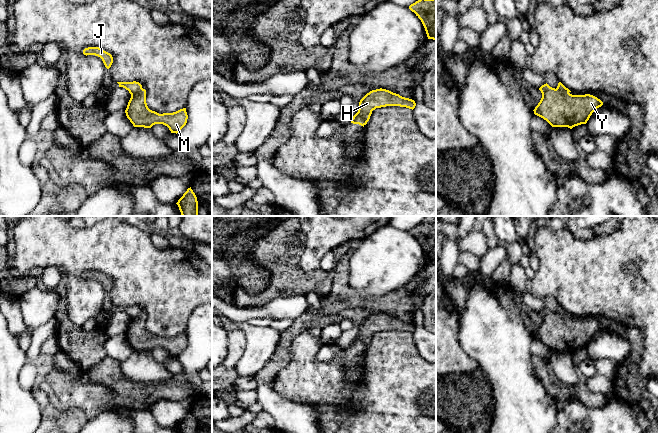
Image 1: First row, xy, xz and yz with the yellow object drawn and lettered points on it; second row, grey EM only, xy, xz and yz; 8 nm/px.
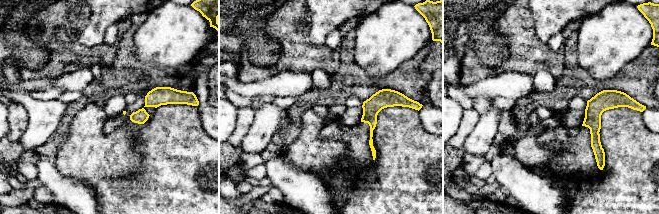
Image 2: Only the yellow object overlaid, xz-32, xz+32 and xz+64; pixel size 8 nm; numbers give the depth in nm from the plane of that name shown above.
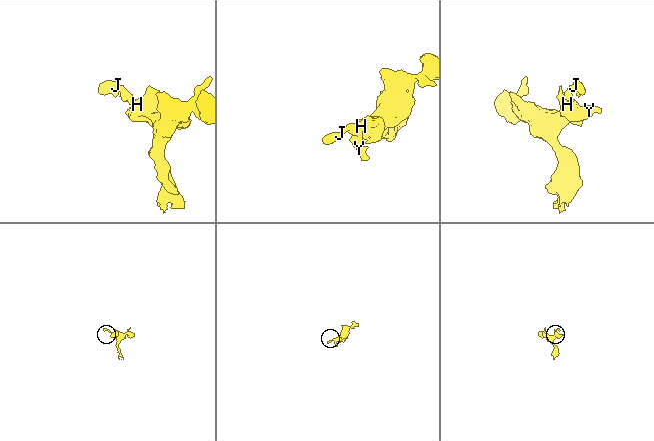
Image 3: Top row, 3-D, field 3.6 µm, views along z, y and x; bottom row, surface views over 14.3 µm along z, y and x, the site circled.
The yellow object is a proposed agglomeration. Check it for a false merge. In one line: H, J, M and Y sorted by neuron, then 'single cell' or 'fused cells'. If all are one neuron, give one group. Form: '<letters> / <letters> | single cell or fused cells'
H M Y / J | fused cells

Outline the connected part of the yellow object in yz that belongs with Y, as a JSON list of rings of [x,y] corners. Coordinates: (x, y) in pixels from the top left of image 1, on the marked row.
[[[547,83],[539,90],[542,98],[533,110],[534,114],[546,120],[552,127],[572,129],[586,124],[592,113],[603,105],[603,102],[593,95],[563,93]]]

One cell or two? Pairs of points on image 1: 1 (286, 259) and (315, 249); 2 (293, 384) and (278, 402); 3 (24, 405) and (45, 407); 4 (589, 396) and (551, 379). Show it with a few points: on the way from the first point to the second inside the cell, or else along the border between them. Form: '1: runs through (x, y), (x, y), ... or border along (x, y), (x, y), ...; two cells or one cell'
1: border along (302, 230), (304, 245), (299, 268); two cells
2: border along (272, 383), (280, 394), (305, 404); two cells
3: border along (31, 390), (39, 406), (41, 422); two cells
4: runs through (580, 391), (563, 391), (560, 388); one cell

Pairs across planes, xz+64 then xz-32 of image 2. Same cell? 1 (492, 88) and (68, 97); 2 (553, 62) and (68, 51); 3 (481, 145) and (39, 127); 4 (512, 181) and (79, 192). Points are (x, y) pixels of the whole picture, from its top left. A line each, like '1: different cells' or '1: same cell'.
1: different cells
2: same cell
3: same cell
4: same cell

